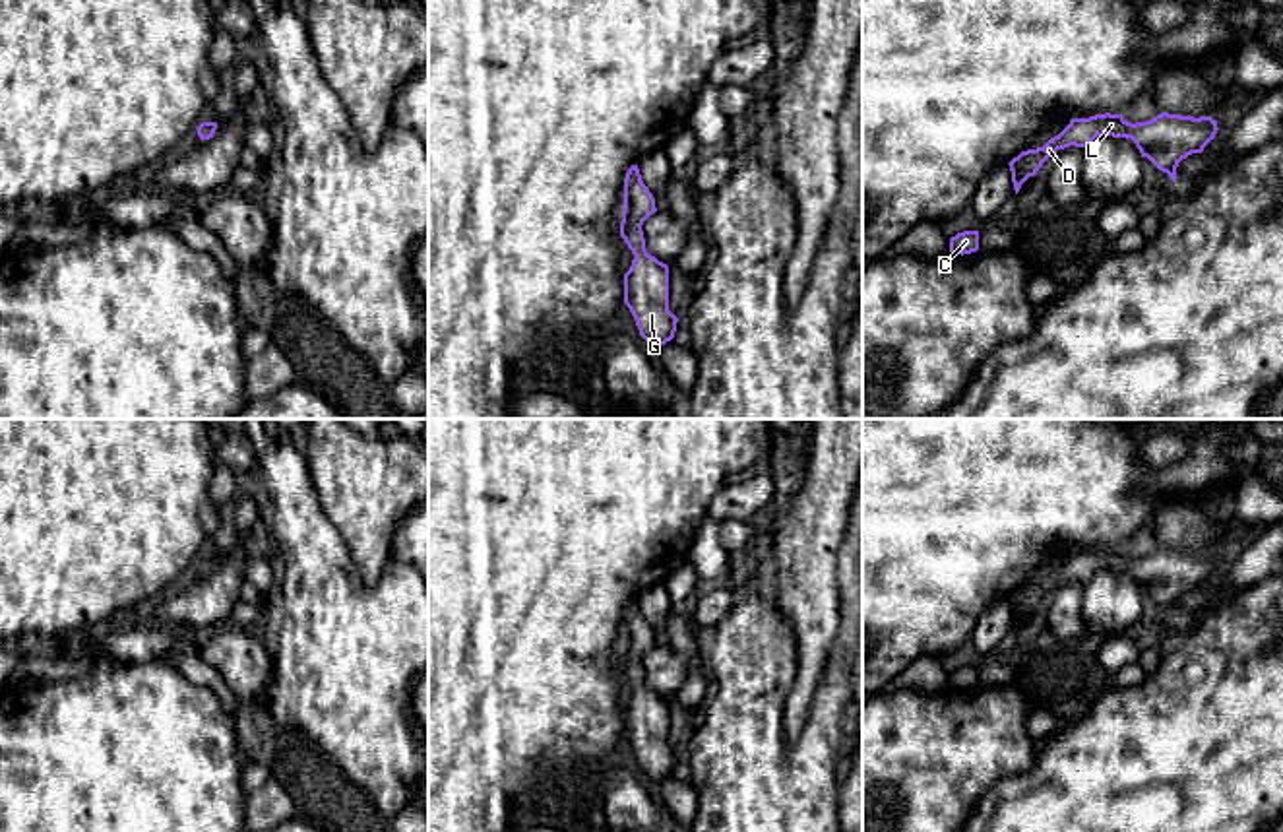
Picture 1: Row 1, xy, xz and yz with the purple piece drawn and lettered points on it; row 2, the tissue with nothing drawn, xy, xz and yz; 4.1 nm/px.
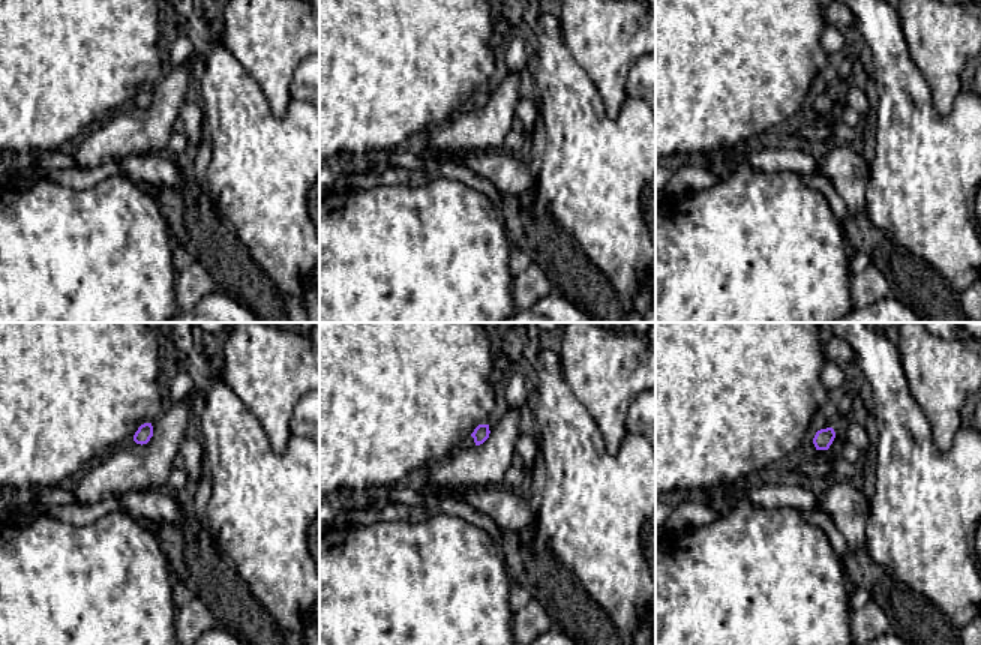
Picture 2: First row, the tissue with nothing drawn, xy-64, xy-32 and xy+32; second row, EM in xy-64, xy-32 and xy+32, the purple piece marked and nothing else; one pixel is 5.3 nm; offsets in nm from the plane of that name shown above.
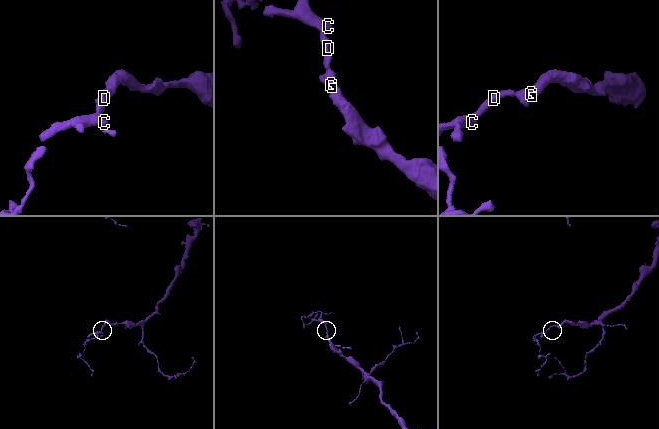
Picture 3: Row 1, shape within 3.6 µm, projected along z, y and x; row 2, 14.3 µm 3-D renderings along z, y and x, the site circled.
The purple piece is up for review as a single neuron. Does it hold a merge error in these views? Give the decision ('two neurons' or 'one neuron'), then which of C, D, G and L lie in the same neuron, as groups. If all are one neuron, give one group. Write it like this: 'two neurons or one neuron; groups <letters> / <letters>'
one neuron; groups C D G L

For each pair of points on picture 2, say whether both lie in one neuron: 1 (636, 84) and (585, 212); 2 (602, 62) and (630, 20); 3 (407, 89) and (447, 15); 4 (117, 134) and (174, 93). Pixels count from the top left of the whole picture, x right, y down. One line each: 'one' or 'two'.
1: two
2: one
3: one
4: one

